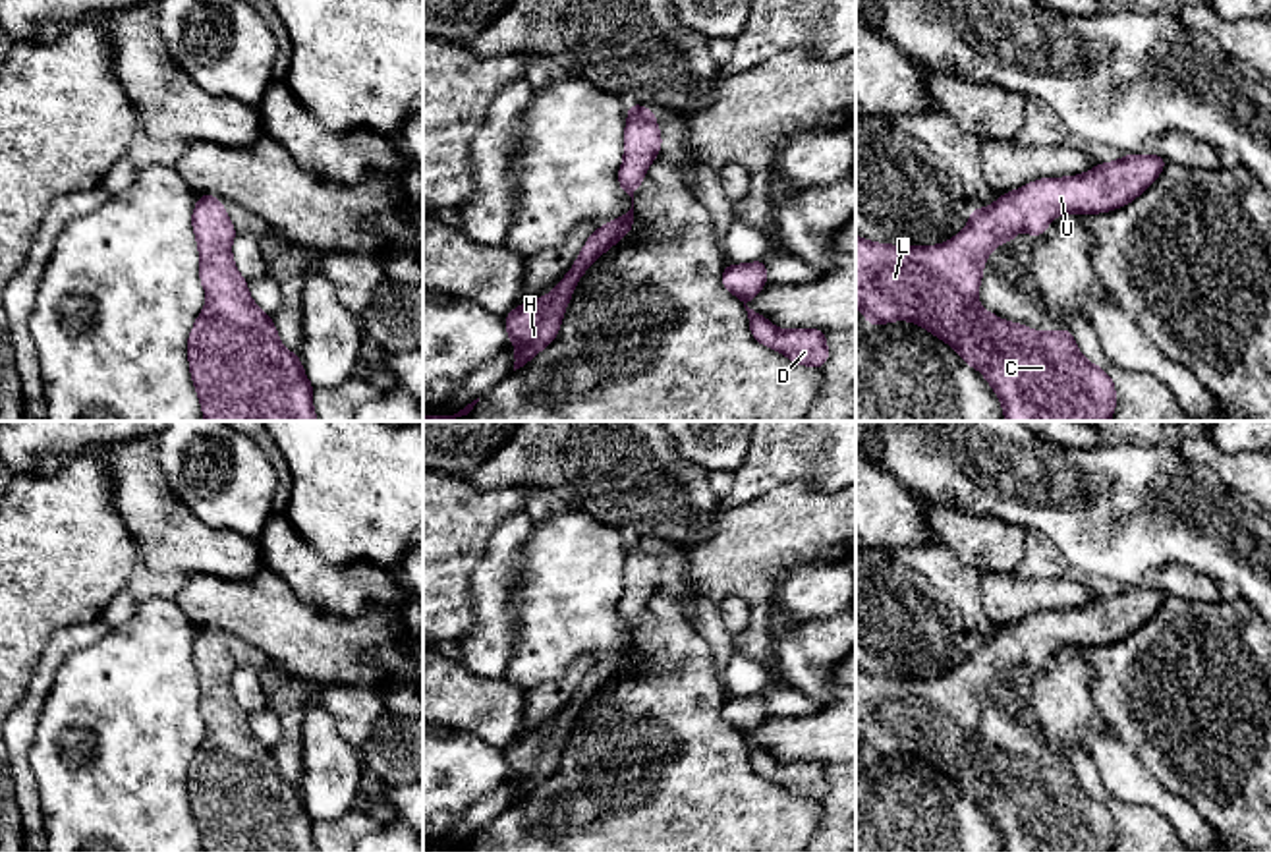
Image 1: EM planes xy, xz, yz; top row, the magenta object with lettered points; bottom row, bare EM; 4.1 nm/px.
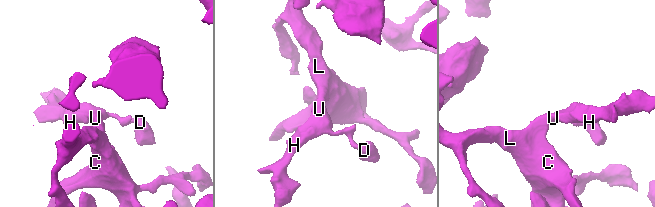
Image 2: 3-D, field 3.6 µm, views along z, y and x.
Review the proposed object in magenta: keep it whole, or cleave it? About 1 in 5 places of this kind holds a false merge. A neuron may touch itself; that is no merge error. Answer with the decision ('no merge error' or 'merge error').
no merge error

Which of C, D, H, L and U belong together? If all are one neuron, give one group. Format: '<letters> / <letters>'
C D H L U

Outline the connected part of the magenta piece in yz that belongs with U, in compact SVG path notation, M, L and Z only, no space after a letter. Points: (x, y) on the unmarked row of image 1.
M1138 585L1115 595L1097 597L1080 609L1035 612L1020 622L999 628L989 639L974 641L966 661L941 678L887 678L856 668L856 740L869 757L912 753L950 777L968 798L983 806L1001 831L1004 852L1111 852L1116 840L1115 815L1109 806L1080 786L1072 763L1037 765L1030 759L1003 753L979 738L977 724L989 686L999 676L1012 674L1020 661L1039 670L1051 653L1064 645L1084 649L1124 639L1159 611L1165 597L1159 585L1153 589Z

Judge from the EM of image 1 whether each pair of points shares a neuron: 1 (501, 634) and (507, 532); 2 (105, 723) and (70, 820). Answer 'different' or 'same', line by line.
1: same
2: same

